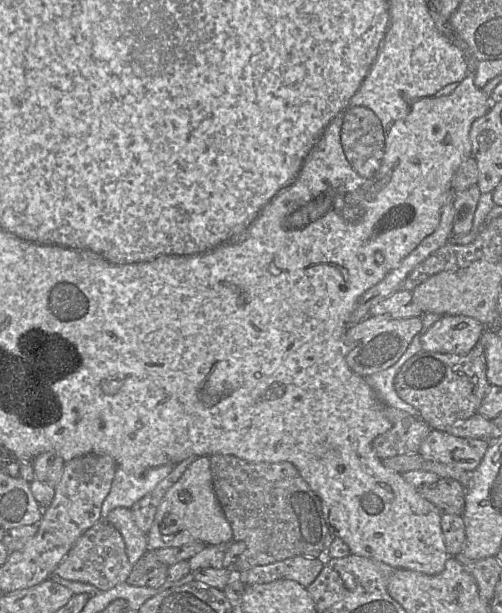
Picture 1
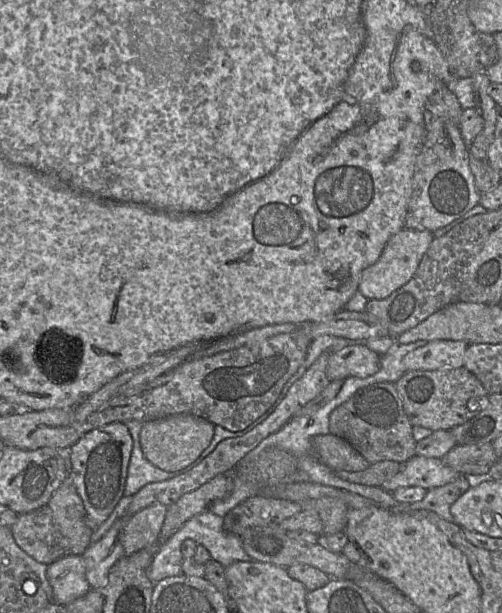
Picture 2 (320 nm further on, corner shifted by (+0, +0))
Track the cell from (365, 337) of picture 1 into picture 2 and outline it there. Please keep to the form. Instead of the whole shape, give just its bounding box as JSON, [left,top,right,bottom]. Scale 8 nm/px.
[327,344,380,381]

